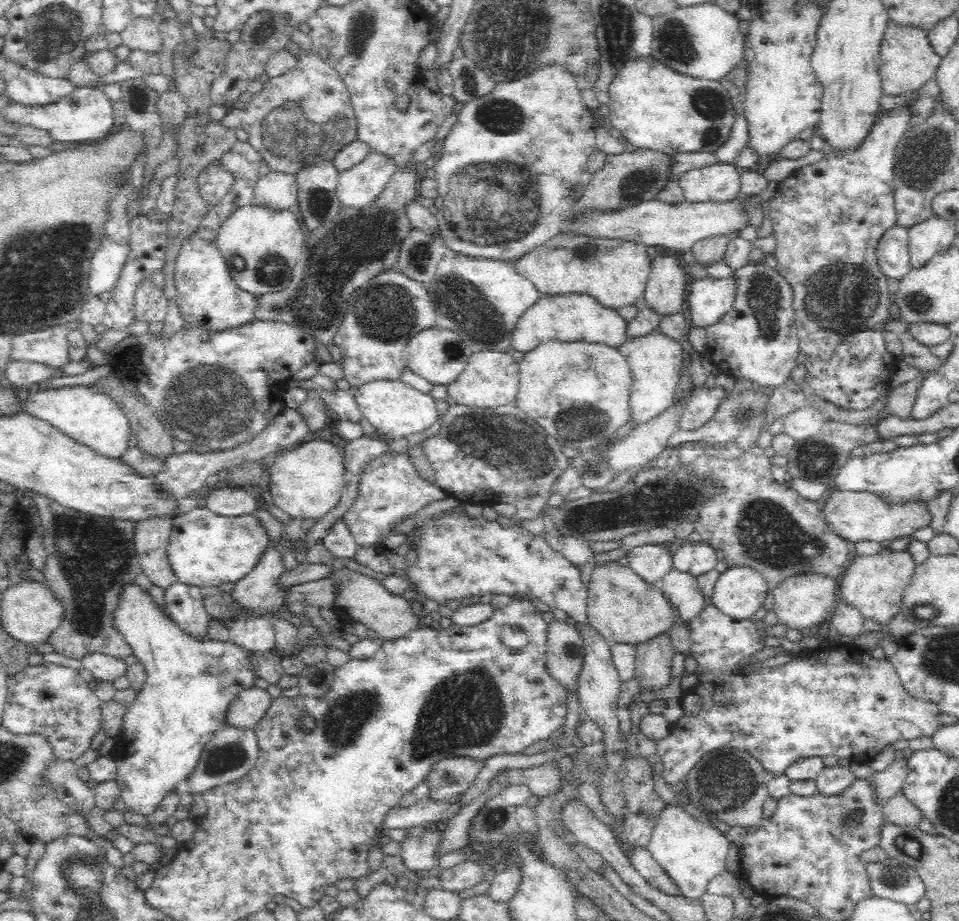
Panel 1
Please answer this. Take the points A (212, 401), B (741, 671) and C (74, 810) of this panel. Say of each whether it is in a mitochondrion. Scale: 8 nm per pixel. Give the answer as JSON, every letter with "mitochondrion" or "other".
{"A":"mitochondrion","B":"other","C":"other"}

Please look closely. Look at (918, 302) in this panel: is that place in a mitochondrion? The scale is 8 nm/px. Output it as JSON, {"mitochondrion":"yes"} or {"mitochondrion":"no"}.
{"mitochondrion":"yes"}

